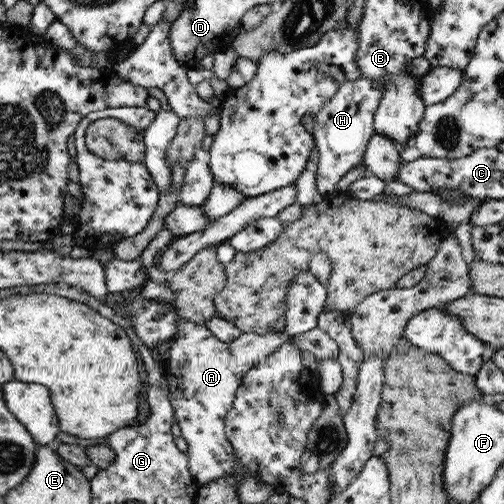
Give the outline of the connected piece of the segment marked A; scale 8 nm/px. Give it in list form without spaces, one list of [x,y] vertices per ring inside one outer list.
[[[178,316],[178,332],[174,334],[169,340],[172,341],[170,344],[170,358],[168,358],[168,363],[166,363],[166,373],[169,374],[170,381],[170,398],[173,401],[174,409],[177,410],[177,422],[182,430],[182,435],[180,437],[181,442],[185,445],[187,450],[187,456],[190,458],[190,471],[198,478],[198,483],[208,483],[216,480],[217,478],[223,477],[228,473],[234,474],[234,447],[232,443],[229,442],[228,435],[225,431],[225,419],[228,417],[229,410],[233,408],[233,401],[237,398],[237,390],[241,386],[242,380],[244,380],[244,376],[249,372],[250,369],[253,368],[254,365],[257,365],[259,362],[262,362],[270,356],[270,354],[274,353],[274,351],[278,348],[281,348],[282,345],[288,341],[290,336],[286,334],[284,331],[282,332],[269,332],[266,334],[256,334],[256,333],[242,333],[236,340],[232,340],[232,342],[222,342],[222,340],[218,340],[216,336],[212,335],[207,326],[205,324],[198,324],[198,322],[188,322],[188,320],[184,320],[182,316]]]

